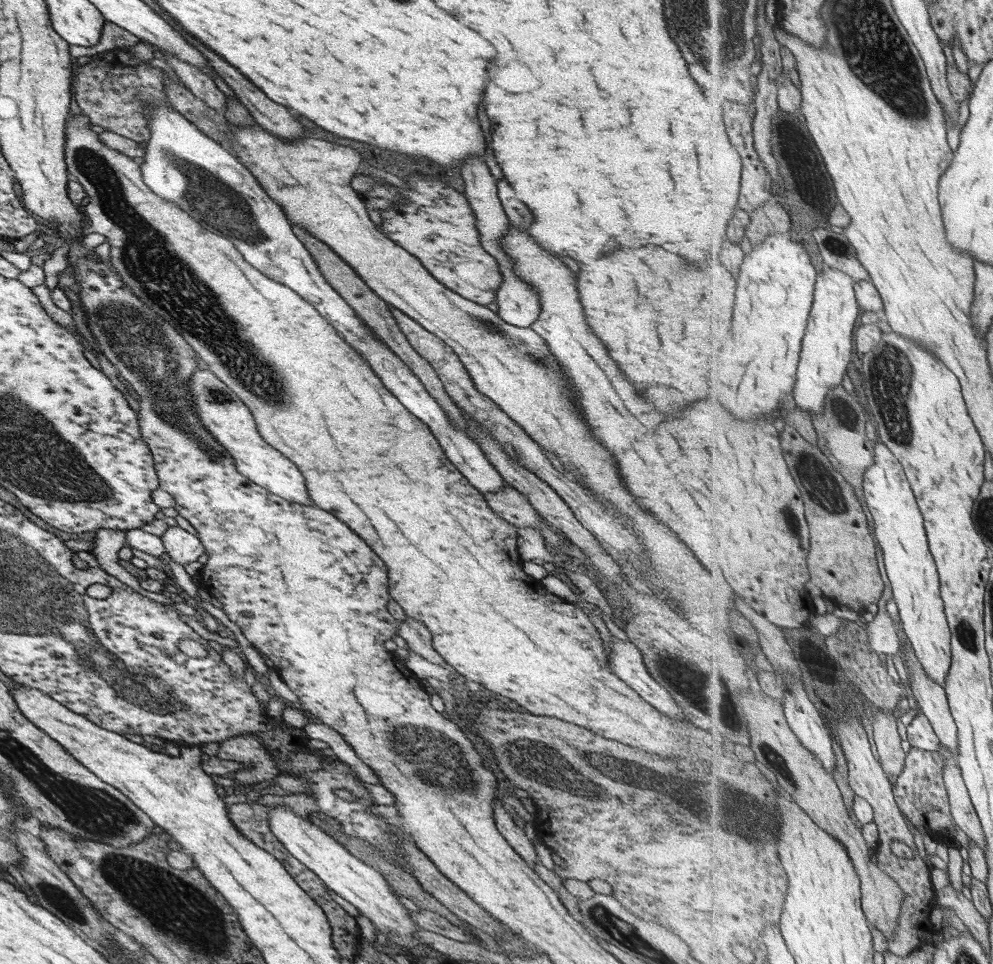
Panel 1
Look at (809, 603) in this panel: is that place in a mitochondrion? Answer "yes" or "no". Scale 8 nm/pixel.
no

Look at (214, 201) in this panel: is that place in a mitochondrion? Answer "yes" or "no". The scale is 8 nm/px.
yes

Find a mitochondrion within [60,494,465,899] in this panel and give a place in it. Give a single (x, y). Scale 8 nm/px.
(139, 689)

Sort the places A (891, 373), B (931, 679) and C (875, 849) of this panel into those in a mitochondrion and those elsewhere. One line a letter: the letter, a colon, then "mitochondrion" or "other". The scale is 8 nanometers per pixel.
A: mitochondrion
B: other
C: other

